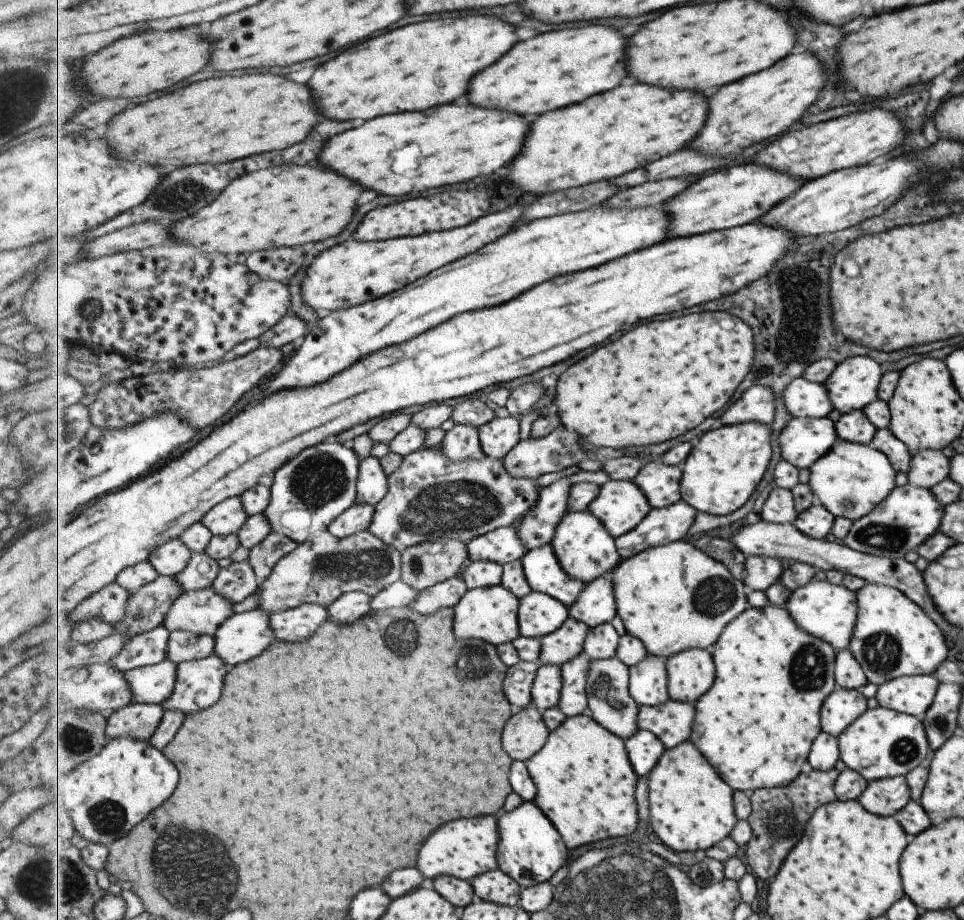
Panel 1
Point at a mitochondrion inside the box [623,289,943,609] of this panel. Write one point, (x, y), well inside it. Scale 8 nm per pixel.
(883, 536)

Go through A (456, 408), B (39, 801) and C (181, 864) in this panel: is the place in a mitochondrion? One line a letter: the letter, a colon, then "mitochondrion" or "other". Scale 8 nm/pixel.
A: other
B: other
C: mitochondrion

